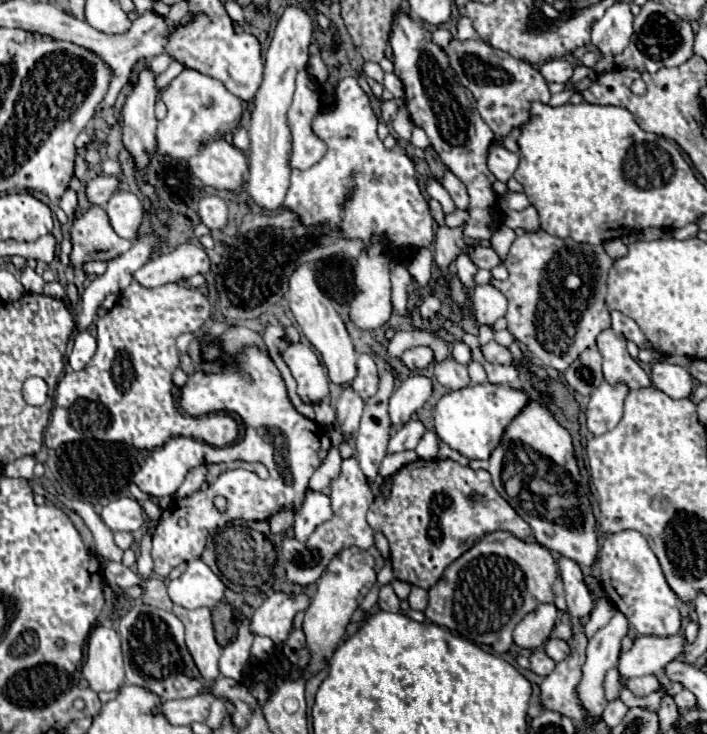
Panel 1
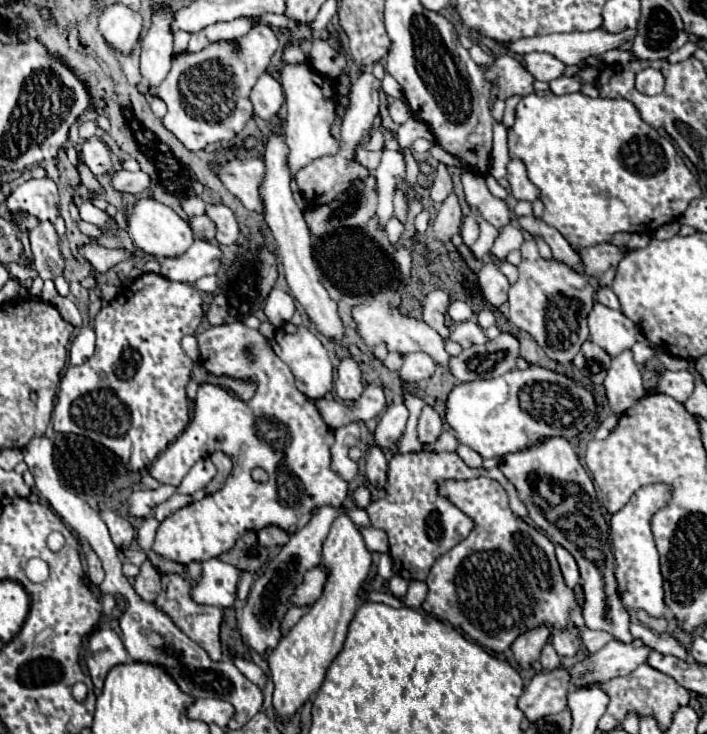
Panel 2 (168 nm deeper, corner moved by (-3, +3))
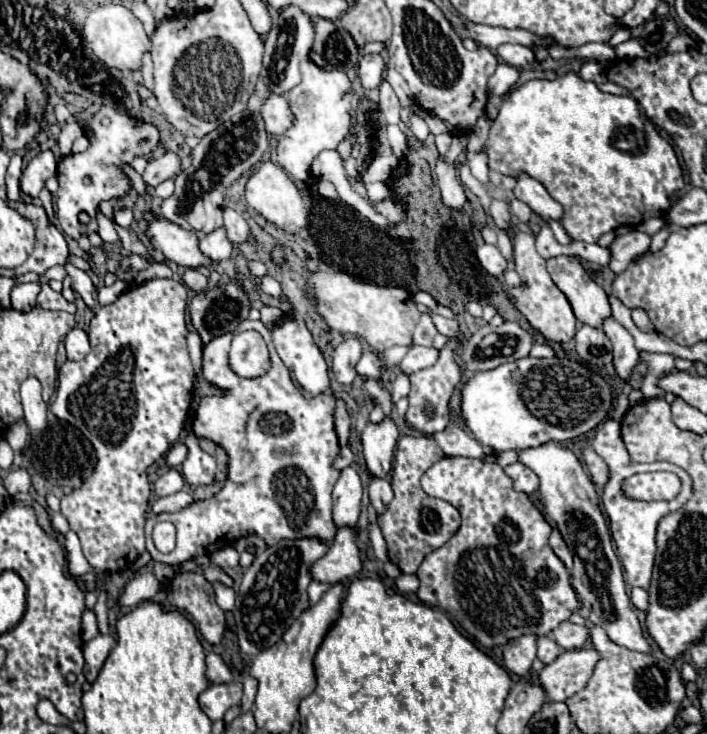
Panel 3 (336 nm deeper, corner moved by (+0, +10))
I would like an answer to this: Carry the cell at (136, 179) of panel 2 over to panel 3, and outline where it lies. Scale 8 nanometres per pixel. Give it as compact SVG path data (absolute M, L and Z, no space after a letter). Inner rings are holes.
M166 152L164 156L160 156L156 160L150 160L148 168L146 168L146 172L142 176L144 176L144 182L154 188L164 180L174 178L180 170L182 170L180 156L174 154L174 152Z

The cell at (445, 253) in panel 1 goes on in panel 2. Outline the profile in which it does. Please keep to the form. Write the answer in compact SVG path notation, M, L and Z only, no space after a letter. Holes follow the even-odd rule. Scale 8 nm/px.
M451 193L441 203L441 209L435 215L435 221L433 221L435 239L439 239L441 243L449 243L451 237L461 231L461 227L463 227L463 213L461 213L457 197Z

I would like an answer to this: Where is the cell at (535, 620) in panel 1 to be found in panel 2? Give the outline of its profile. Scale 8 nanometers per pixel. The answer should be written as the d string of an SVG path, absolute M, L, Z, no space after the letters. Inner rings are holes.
M547 623L521 633L513 643L513 655L521 667L529 667L533 661L539 659L543 645L551 637L551 627Z

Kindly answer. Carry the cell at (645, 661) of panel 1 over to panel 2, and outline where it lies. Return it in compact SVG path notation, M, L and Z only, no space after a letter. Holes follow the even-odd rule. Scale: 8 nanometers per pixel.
M611 639L595 655L589 655L589 661L579 661L571 667L573 685L585 685L585 681L609 681L619 675L633 673L639 665L647 663L647 657L653 649L641 639L623 643Z

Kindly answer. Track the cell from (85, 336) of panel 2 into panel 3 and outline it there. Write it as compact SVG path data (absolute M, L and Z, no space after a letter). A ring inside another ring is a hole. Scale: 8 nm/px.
M82 328L70 330L66 334L66 338L64 338L64 346L66 346L68 360L82 360L90 352L88 336L86 336L86 332Z

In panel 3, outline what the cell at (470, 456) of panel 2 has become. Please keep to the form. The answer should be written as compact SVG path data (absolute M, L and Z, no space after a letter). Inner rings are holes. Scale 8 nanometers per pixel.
M445 456L424 473L422 490L428 496L450 502L454 508L458 508L462 516L458 532L442 548L424 556L416 572L416 576L420 578L418 598L424 604L446 610L470 636L474 636L486 648L504 646L508 640L524 634L546 636L560 622L570 618L570 614L578 608L578 598L570 584L568 568L548 546L548 536L552 528L544 520L542 512L532 504L530 496L514 490L510 476L506 476L506 472L496 462Z

